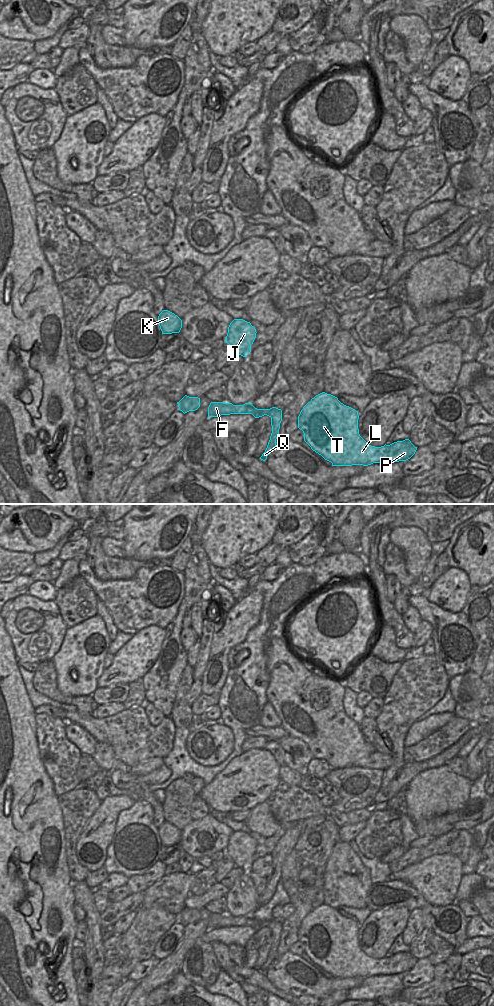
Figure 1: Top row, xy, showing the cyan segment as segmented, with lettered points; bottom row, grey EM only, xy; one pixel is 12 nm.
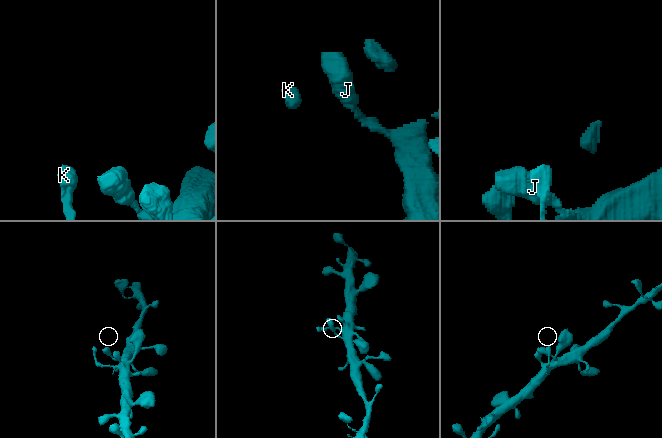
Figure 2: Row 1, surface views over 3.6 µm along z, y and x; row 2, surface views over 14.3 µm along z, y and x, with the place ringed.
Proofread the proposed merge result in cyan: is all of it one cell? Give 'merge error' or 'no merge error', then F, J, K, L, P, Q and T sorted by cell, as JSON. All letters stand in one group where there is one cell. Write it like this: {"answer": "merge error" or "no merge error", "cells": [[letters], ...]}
{"answer": "merge error", "cells": [["F", "K"], ["J", "L", "P", "Q", "T"]]}

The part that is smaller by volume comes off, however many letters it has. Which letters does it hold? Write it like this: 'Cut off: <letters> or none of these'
Cut off: F, K

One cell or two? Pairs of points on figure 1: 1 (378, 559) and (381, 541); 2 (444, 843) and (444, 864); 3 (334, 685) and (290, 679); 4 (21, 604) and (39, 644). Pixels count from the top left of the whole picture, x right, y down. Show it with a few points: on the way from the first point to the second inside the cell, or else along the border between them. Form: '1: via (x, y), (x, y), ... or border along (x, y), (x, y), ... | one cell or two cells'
1: via (378, 555), (378, 545) | one cell
2: border along (421, 860), (433, 855), (454, 854), (462, 864) | two cells
3: via (323, 685), (301, 683) | one cell
4: via (23, 616), (23, 625), (18, 630), (27, 635) | one cell

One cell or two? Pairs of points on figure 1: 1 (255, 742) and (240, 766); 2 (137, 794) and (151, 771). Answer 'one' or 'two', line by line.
1: two
2: two

